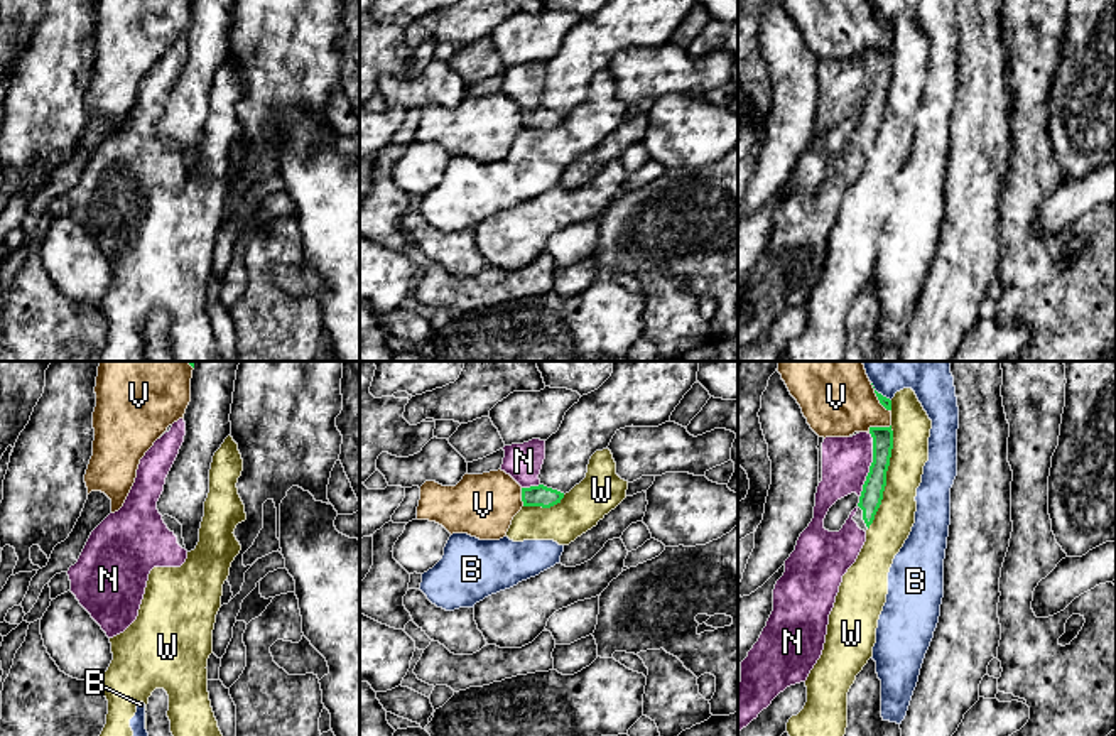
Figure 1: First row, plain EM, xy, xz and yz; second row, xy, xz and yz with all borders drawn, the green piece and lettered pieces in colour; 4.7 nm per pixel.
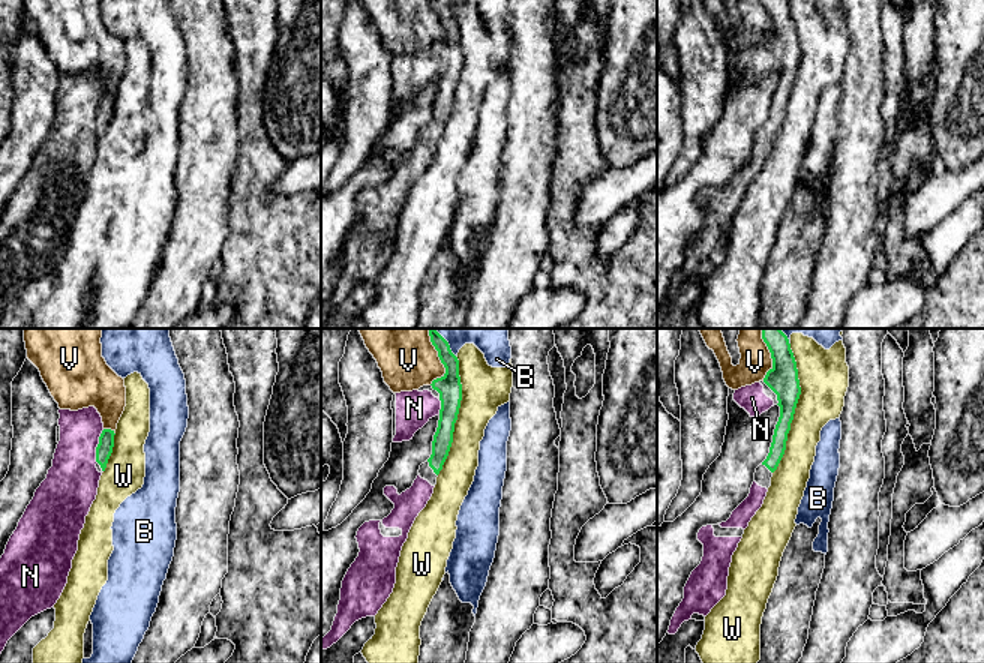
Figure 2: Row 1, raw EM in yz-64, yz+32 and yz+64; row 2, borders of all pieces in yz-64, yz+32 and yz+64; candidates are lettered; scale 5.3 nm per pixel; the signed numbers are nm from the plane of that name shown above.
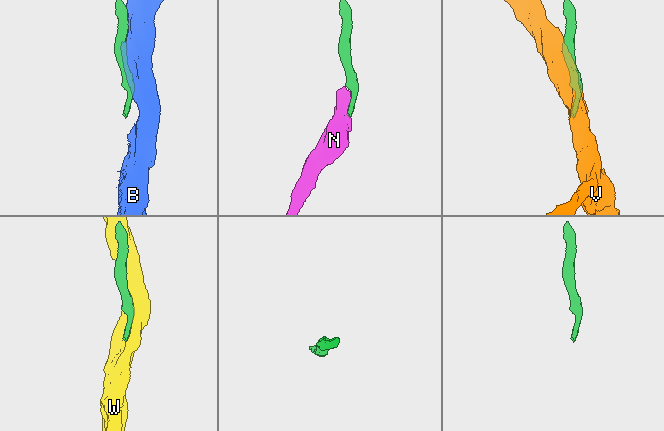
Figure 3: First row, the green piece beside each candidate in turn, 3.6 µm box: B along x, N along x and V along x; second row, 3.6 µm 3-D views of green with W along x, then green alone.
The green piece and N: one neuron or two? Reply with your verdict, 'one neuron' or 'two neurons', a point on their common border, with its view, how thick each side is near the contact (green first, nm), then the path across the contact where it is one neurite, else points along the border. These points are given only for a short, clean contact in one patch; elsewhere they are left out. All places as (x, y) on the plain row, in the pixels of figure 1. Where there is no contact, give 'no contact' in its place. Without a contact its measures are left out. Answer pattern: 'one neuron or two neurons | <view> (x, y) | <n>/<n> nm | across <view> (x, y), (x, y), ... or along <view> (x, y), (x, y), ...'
one neuron | yz (872, 86) | 110/220 nm | across yz (872, 117), (872, 86), (850, 86), (846, 83)

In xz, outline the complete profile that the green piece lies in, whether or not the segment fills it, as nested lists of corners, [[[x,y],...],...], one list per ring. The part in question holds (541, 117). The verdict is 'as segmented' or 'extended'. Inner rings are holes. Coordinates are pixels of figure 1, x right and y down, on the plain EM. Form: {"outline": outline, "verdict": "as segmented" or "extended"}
{"outline": [[[532,61],[523,66],[505,68],[501,93],[522,108],[523,128],[550,130],[564,120],[564,115],[547,110],[539,96],[545,81],[545,62]]], "verdict": "extended"}

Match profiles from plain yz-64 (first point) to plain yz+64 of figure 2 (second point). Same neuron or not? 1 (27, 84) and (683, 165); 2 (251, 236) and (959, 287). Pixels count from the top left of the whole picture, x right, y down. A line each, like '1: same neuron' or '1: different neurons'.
1: same neuron
2: same neuron

